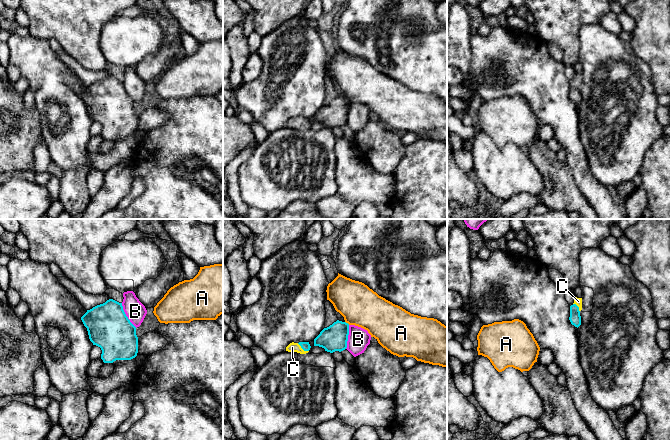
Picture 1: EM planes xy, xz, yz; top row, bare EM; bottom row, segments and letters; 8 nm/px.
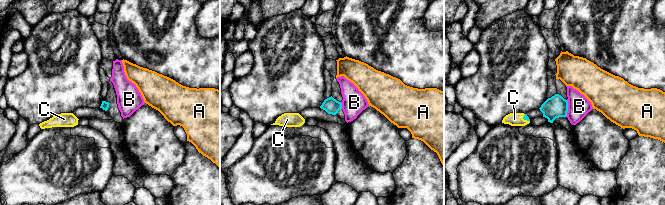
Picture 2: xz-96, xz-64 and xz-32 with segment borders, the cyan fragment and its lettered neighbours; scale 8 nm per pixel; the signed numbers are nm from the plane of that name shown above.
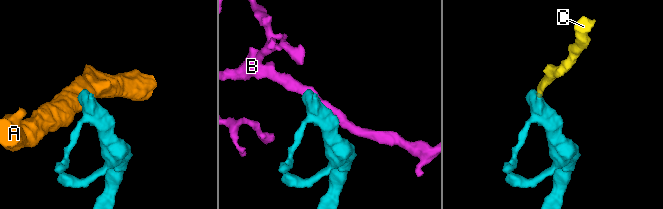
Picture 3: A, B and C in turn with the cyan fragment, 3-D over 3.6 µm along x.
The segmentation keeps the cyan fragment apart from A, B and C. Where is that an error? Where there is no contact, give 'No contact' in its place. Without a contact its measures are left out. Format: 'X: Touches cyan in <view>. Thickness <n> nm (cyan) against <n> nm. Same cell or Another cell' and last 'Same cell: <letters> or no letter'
A: Touches cyan in xz. Thickness 200 nm (cyan) against 320 nm. Another cell
B: Touches cyan in xy. Thickness 340 nm (cyan) against 160 nm. Another cell
C: Touches cyan in xz. Thickness 70 nm (cyan) against 80 nm. Same cell
Same cell: C

